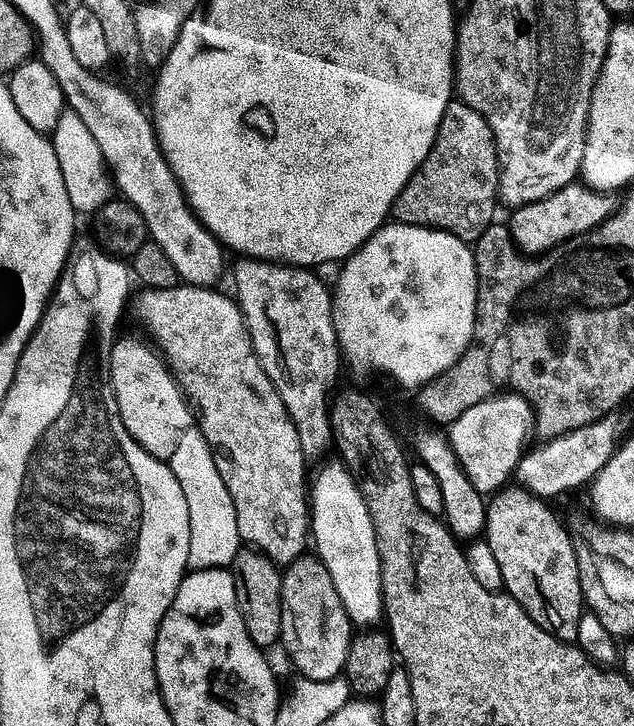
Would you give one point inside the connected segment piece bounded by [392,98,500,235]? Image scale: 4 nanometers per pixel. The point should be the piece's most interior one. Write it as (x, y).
(432, 199)

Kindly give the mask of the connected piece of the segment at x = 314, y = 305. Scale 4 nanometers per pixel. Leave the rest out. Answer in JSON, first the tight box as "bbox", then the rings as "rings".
{"bbox":[234,259,344,385],"rings":[[[237,259],[234,268],[236,301],[240,306],[253,348],[268,378],[288,376],[300,382],[325,380],[334,385],[344,362],[333,321],[335,299],[331,289],[311,269],[275,262]]]}

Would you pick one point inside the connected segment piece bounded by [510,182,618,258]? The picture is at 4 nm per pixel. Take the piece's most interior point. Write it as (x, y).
(572, 211)

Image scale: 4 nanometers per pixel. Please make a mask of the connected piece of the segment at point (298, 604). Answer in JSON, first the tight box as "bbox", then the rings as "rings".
{"bbox":[281,554,354,683],"rings":[[[305,554],[298,564],[289,569],[288,581],[281,586],[281,641],[288,636],[282,648],[292,656],[292,664],[303,679],[330,683],[341,679],[349,667],[354,625],[342,606],[342,598],[338,598],[338,590],[334,590],[334,578],[330,578],[330,570],[326,570],[324,563],[315,555]]]}

